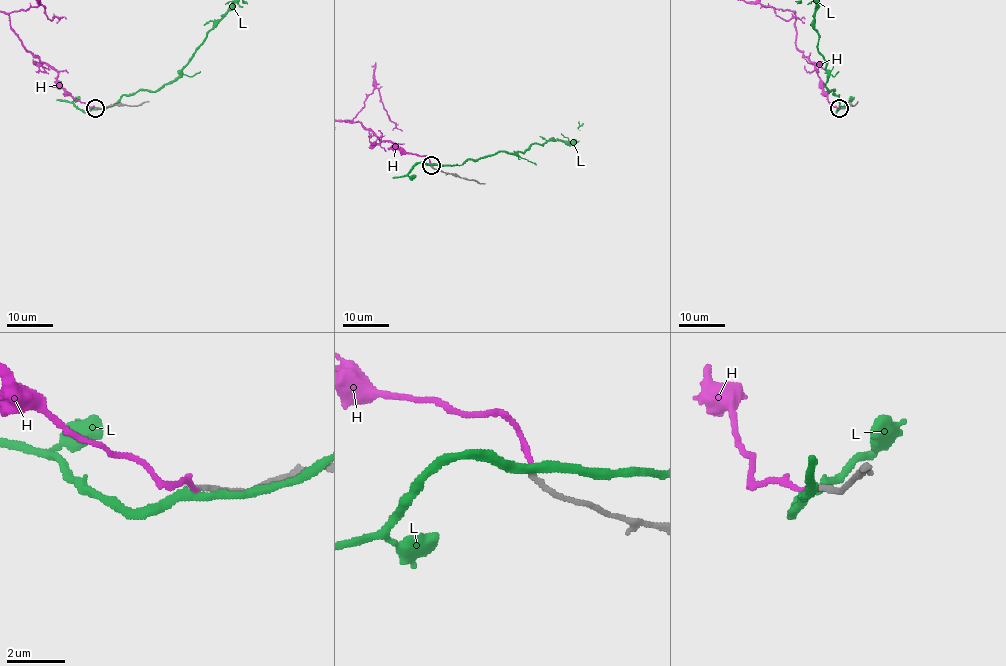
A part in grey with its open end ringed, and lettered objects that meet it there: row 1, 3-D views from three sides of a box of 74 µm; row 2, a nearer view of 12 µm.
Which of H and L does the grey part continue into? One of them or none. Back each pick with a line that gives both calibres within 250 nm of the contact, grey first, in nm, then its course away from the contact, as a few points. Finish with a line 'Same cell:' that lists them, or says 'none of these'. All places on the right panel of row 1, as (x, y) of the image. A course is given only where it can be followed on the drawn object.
H: calibres 180 and 180 nm
Same cell: H

